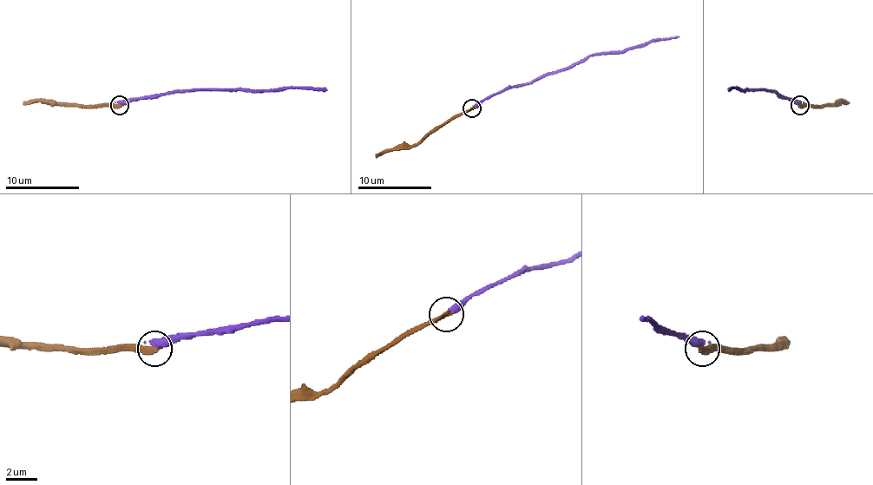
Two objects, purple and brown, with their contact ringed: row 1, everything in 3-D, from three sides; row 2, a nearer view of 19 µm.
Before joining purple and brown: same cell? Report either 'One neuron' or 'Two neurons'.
Two neurons

